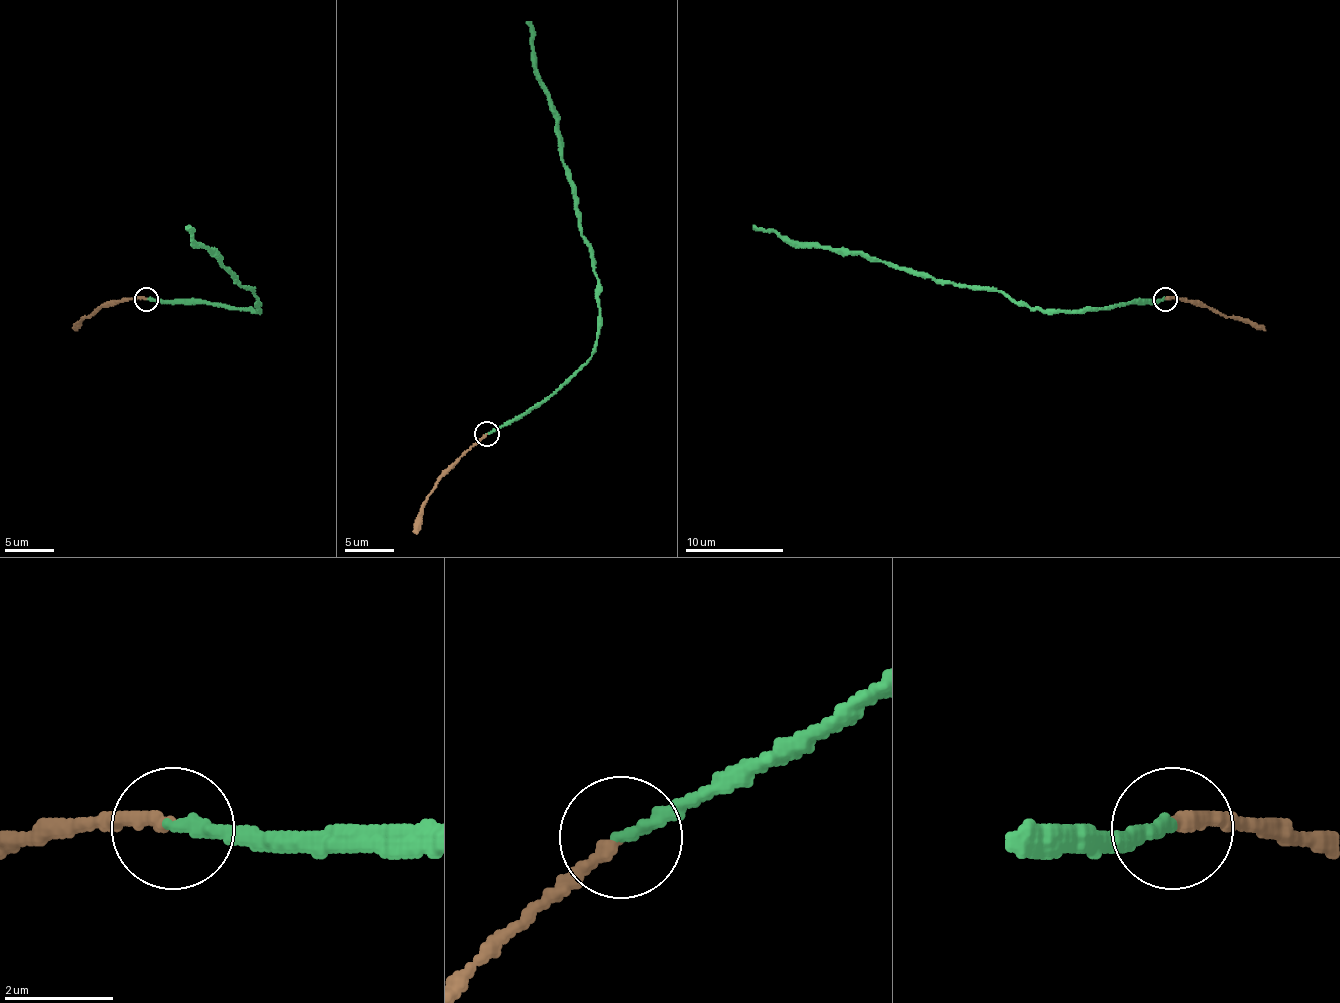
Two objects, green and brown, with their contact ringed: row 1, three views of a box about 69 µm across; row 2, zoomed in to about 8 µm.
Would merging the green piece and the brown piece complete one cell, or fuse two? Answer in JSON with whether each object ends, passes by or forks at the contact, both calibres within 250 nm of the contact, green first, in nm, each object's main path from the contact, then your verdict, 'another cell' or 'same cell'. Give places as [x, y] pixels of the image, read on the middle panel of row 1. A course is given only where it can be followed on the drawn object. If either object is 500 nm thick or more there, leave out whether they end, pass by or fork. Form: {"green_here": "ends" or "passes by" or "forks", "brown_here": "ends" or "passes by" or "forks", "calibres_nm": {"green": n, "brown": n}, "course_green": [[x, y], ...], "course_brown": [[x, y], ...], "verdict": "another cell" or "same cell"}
{"green_here": "ends", "brown_here": "ends", "calibres_nm": {"green": 280, "brown": 280}, "course_green": [[486, 433], [560, 389], [592, 354], [600, 319], [592, 248], [577, 218], [528, 21]], "course_brown": [[486, 433], [464, 453], [427, 497], [417, 534]], "verdict": "same cell"}

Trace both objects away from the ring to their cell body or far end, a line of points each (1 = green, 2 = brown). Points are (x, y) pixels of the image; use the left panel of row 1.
1: (146, 300), (220, 302), (259, 310), (252, 290), (232, 278), (215, 253), (195, 243), (187, 226)
2: (146, 297), (123, 297), (104, 305), (79, 322), (76, 329)

